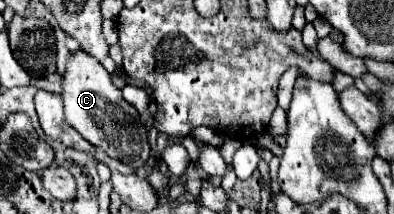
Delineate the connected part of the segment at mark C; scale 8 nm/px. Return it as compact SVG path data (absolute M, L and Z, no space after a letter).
M86 52L70 56L64 72L64 114L66 122L76 128L88 142L102 148L110 158L128 164L130 168L142 168L150 158L150 144L146 138L146 126L140 124L138 110L122 98L122 92L112 84L104 66Z

